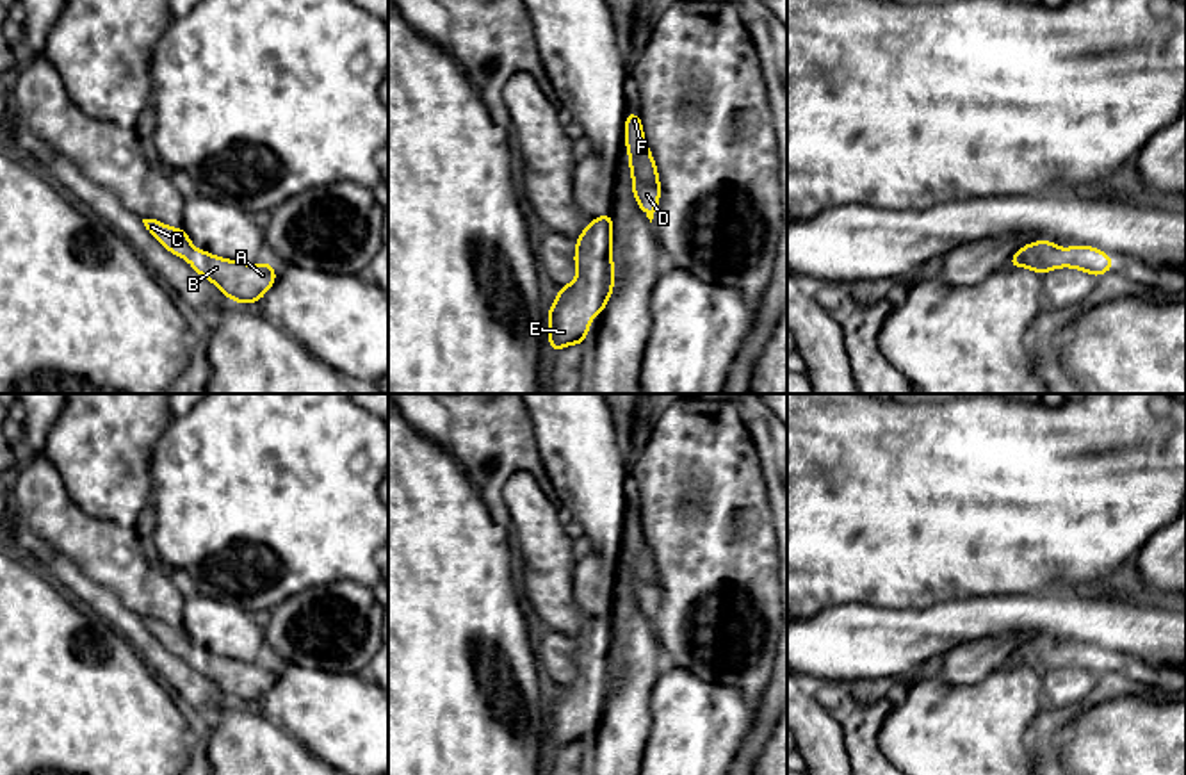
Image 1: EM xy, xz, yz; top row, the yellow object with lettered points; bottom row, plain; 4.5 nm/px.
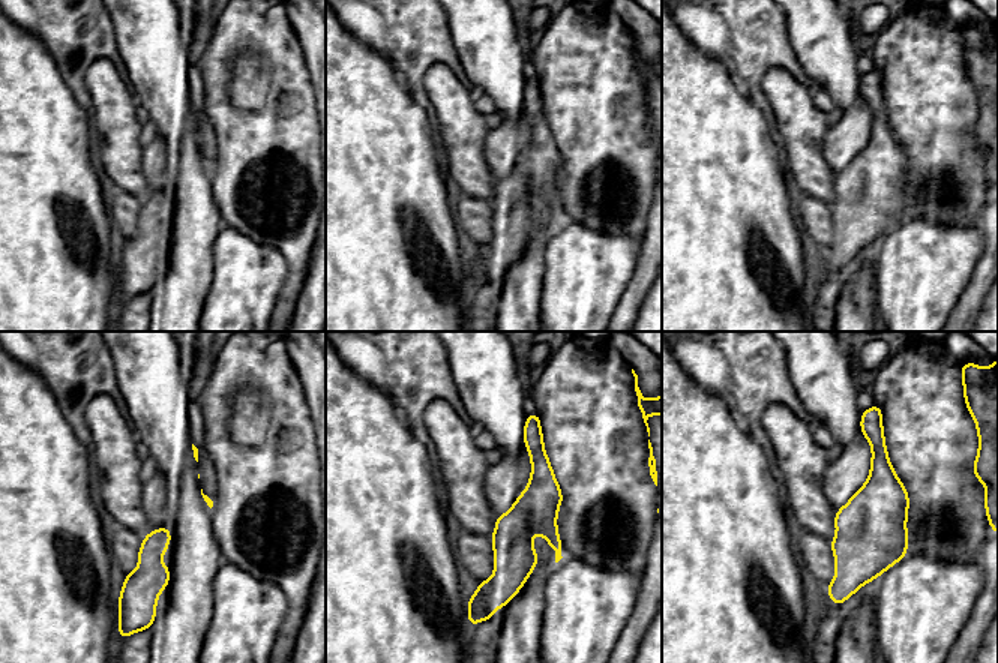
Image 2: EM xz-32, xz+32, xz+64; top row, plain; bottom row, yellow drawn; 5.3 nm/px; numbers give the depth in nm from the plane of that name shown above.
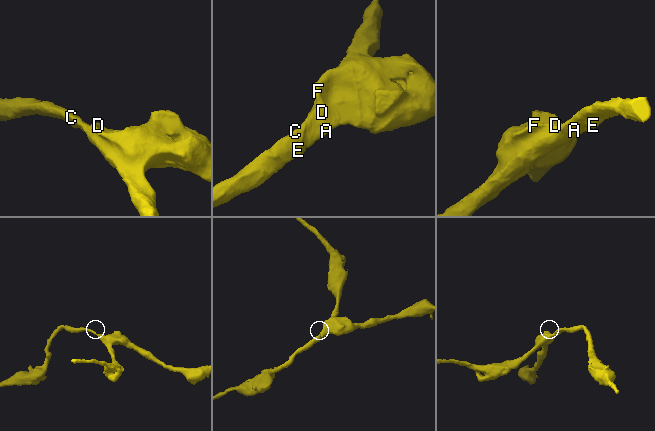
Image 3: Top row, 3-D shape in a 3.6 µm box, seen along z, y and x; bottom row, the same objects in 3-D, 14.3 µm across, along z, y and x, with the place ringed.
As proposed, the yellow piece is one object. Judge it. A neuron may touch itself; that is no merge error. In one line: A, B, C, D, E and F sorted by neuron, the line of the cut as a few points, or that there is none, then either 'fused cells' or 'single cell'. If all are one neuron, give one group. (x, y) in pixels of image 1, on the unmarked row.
A B C D E F | no cut | single cell

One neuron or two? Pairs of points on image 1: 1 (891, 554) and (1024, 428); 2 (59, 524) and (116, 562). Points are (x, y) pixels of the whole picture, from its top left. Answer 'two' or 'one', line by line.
1: one
2: one

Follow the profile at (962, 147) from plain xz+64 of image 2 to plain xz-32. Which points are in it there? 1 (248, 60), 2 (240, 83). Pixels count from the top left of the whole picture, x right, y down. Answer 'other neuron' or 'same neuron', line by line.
1: other neuron
2: other neuron

